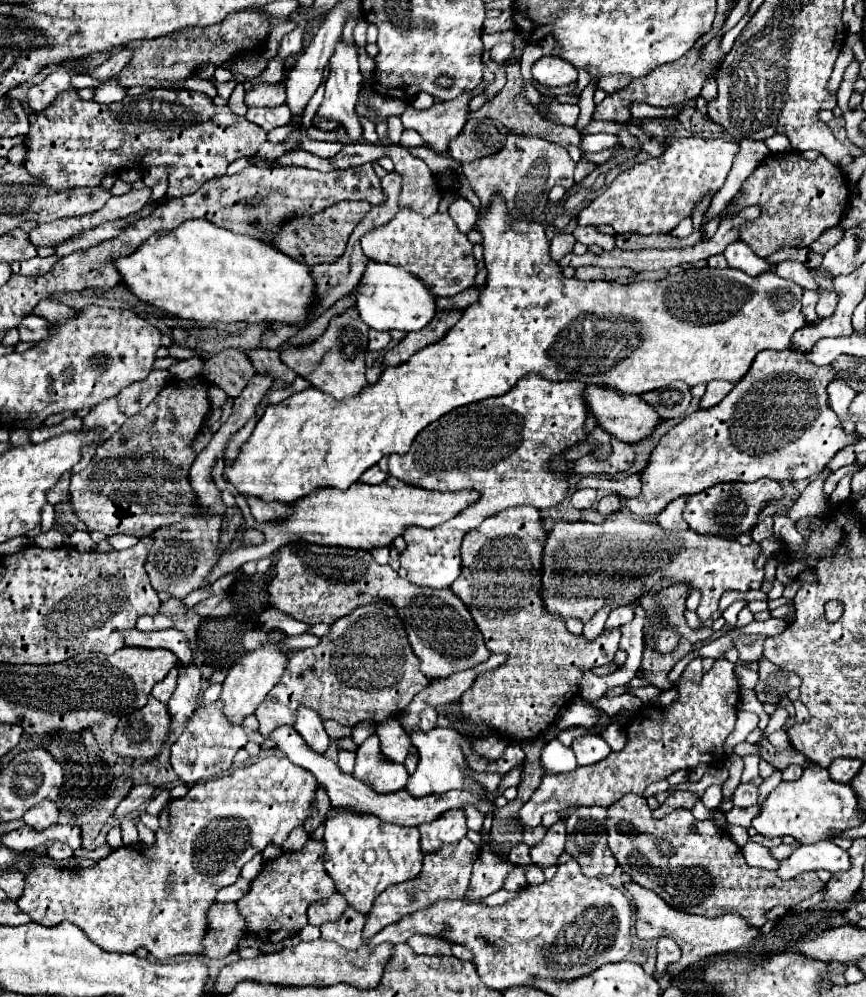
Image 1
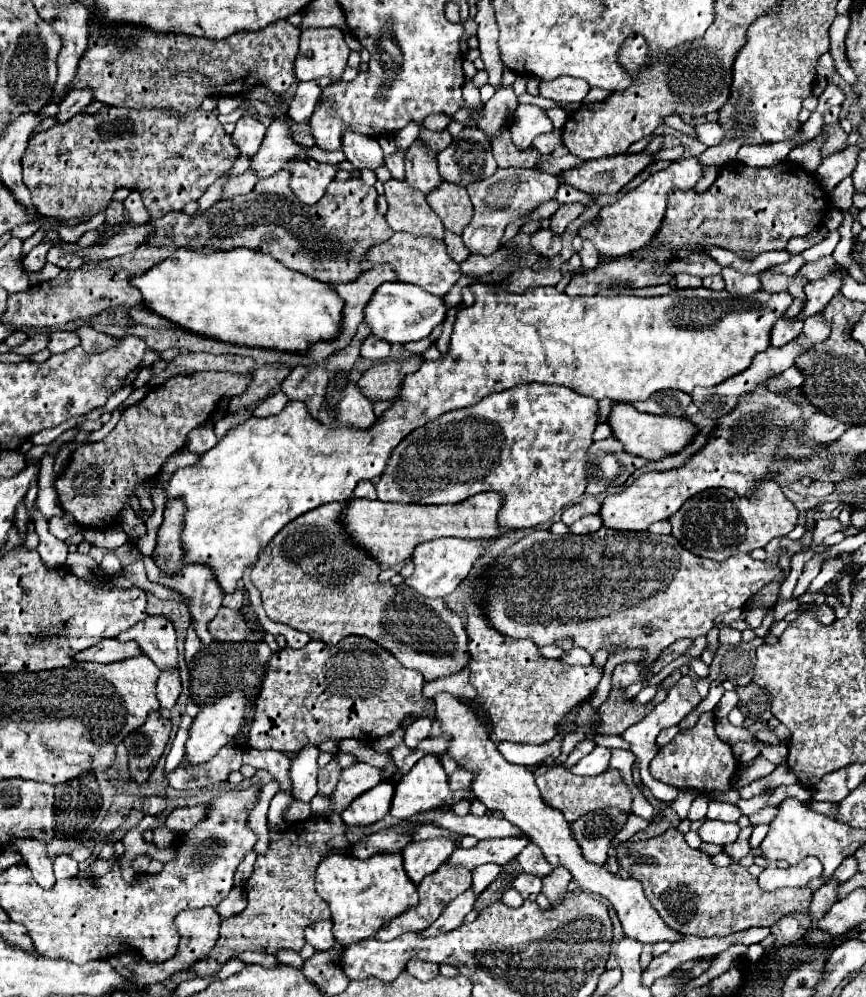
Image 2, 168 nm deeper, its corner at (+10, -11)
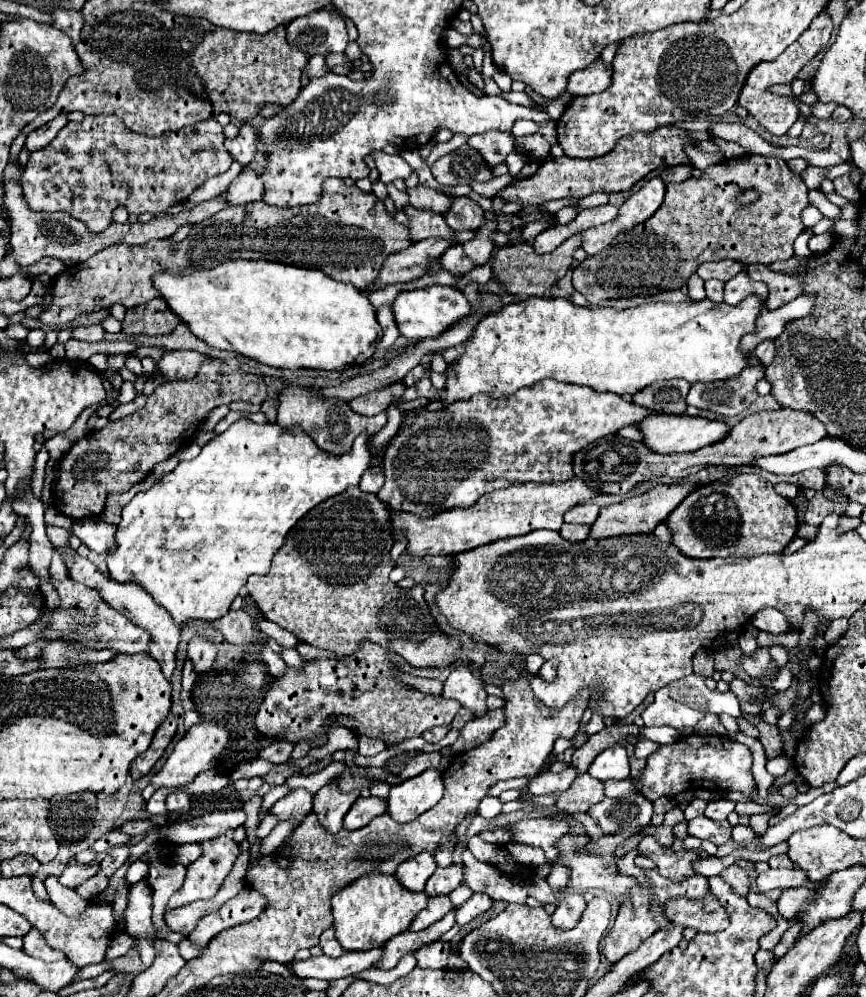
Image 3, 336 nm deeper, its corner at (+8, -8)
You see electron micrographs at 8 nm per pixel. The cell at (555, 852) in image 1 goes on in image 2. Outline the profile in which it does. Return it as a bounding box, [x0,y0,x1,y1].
[541,866,571,902]

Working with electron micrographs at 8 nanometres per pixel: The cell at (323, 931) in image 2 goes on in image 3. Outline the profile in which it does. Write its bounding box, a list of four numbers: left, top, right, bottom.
[319,927,345,957]

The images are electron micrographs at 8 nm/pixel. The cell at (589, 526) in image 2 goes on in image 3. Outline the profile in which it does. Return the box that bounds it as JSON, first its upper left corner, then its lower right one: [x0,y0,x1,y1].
[559,523,589,543]

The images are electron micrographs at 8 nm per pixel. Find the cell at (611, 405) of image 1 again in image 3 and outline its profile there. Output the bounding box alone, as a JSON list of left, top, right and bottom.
[637,415,731,453]

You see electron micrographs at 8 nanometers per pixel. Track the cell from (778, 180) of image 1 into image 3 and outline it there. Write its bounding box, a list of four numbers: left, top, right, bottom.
[573,155,809,307]

